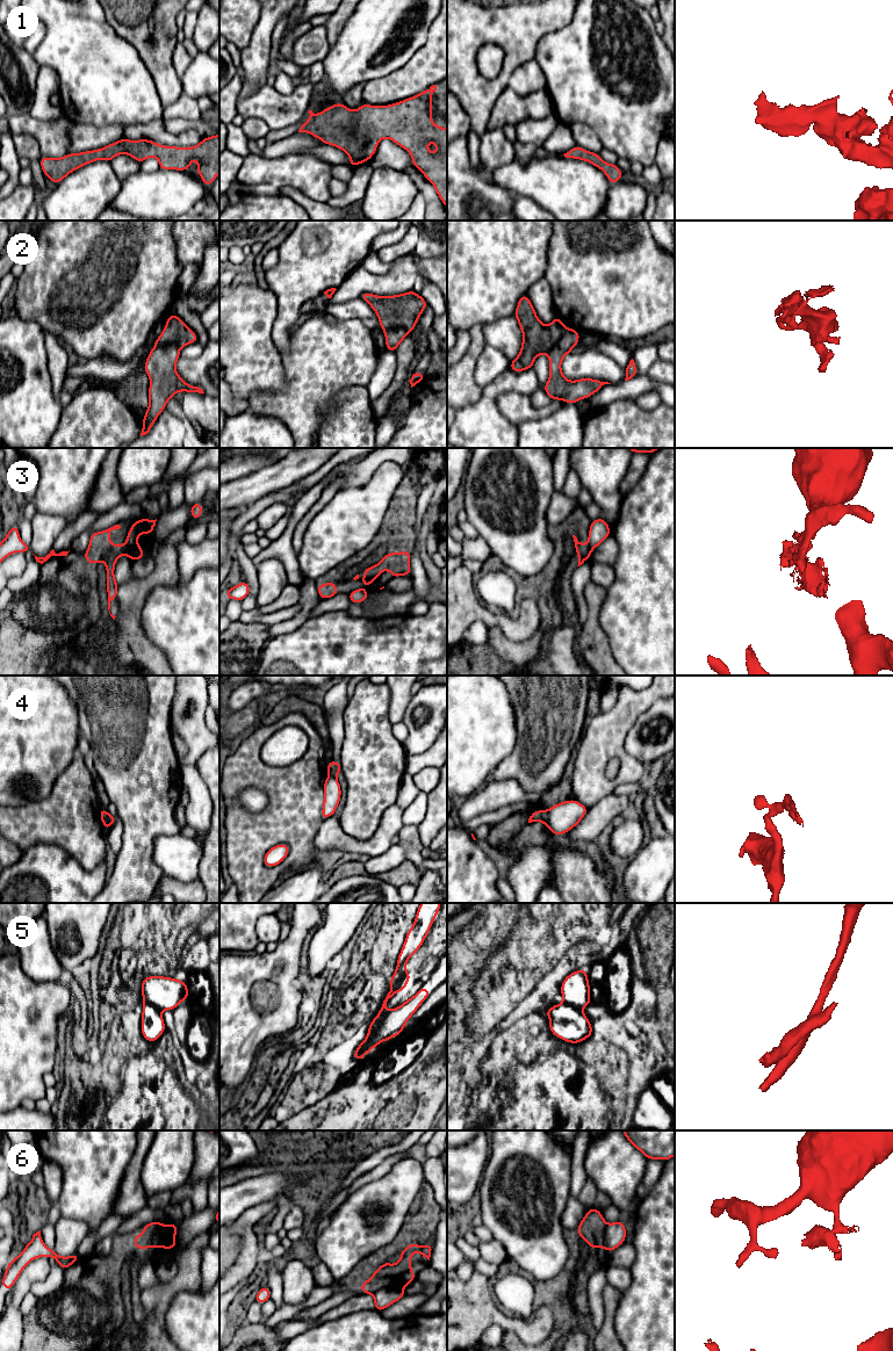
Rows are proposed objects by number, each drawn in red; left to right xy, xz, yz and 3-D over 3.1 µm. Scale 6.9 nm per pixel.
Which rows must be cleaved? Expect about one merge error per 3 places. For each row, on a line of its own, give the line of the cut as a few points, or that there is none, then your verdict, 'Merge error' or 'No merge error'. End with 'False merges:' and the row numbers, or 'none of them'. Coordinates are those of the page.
1: No split. No merge error
2: Split along yz (564, 327), (561, 337), (547, 354). Merge error
3: Split along xy (127, 542), (130, 544), (136, 543). Merge error
4: Split along yz (546, 810), (547, 824). Merge error
5: Split along xz (388, 1011), (377, 1027), (367, 1035). Merge error
6: Split along xz (402, 1287), (379, 1288), (372, 1294). Merge error
False merges: 2, 3, 4, 5, 6

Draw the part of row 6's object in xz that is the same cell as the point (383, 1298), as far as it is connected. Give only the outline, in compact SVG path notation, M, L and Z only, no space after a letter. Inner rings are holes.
M382 1288L372 1294L374 1298L374 1306L377 1312L382 1312L387 1307L391 1306L396 1301L405 1296L403 1288L387 1289Z

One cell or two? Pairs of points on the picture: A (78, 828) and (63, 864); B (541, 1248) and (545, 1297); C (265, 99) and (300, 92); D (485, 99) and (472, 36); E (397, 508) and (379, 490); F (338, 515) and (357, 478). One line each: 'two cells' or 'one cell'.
A: two cells
B: two cells
C: one cell
D: one cell
E: two cells
F: two cells

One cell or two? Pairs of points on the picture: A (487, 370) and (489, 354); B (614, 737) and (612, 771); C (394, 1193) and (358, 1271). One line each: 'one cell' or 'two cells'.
A: one cell
B: two cells
C: two cells

